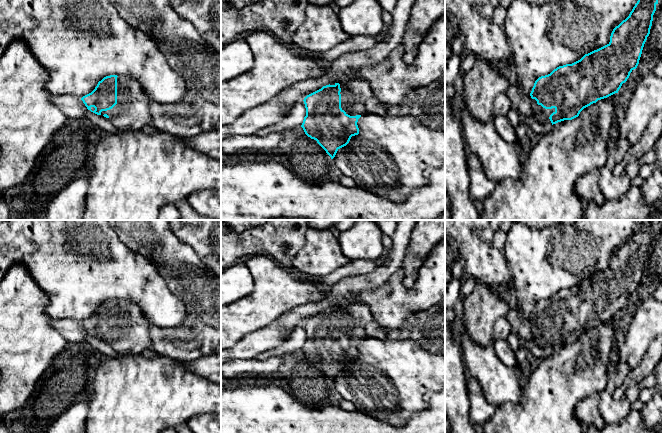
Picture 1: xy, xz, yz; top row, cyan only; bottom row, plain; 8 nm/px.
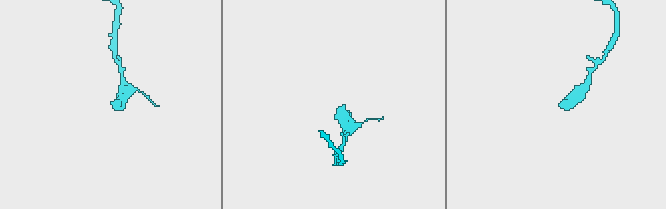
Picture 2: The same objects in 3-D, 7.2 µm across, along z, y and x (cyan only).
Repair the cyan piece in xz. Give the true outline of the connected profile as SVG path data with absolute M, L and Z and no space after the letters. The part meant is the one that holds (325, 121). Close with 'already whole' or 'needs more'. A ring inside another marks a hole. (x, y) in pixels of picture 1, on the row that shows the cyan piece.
M352 79L323 86L304 98L306 116L301 127L333 159L337 151L349 143L352 136L359 134L358 119L365 113L366 101L372 97L370 83L365 79Z | needs more

